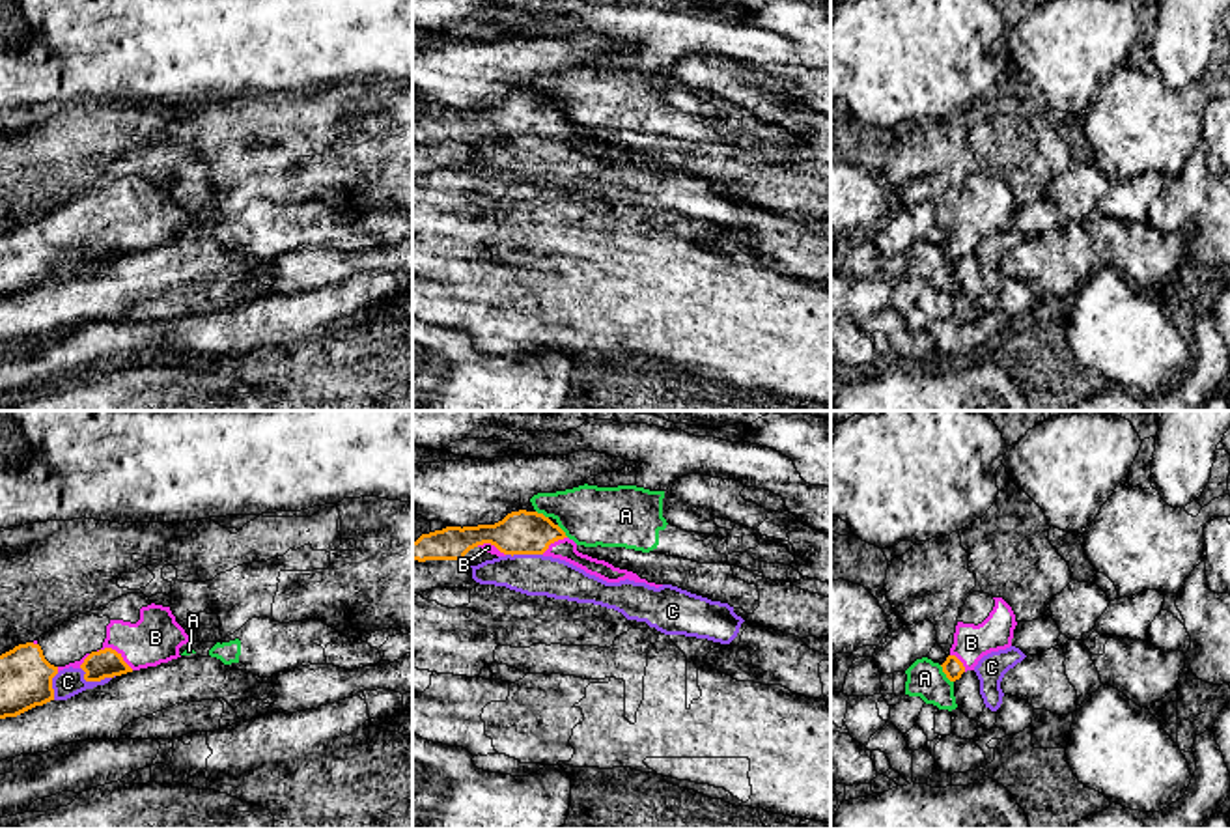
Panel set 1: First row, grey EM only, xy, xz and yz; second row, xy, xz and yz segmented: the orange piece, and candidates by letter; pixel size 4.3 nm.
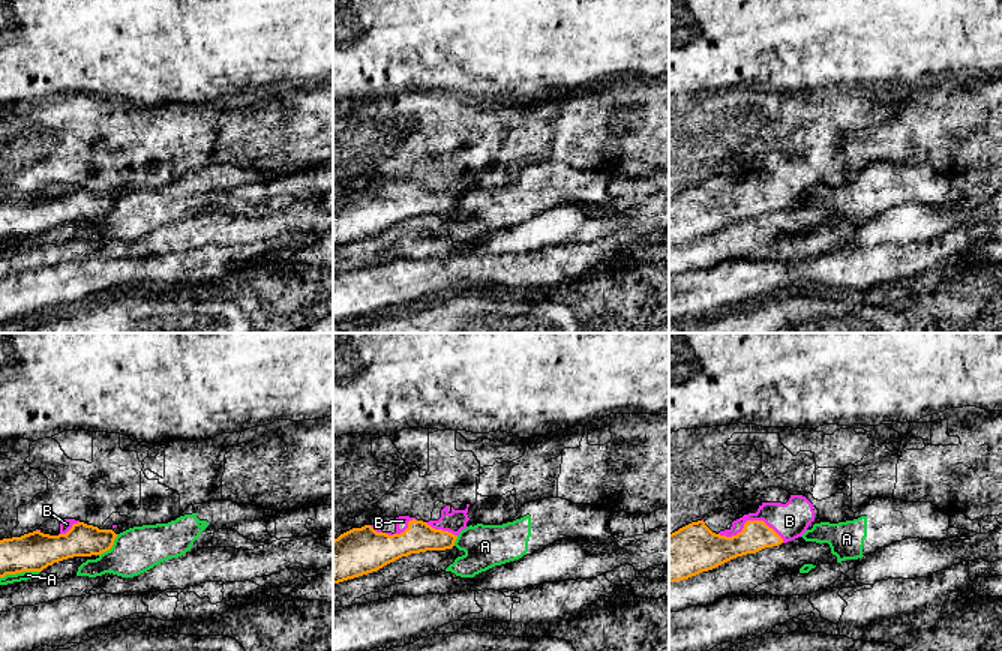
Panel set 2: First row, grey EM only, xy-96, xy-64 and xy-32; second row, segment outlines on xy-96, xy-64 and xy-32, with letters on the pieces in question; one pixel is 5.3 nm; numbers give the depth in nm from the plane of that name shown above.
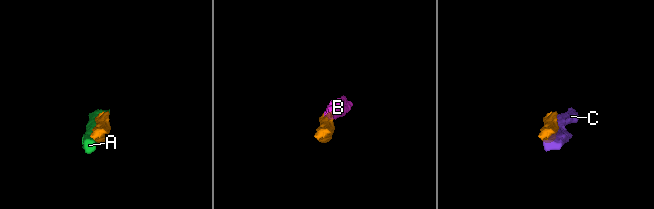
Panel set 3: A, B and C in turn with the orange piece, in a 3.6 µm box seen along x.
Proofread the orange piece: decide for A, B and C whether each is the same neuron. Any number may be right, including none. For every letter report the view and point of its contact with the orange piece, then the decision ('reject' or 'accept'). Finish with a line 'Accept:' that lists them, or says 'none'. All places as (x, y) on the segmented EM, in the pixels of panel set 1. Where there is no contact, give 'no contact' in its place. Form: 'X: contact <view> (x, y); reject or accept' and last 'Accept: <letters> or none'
A: contact yz (945, 673); reject
B: contact xy (116, 652); accept
C: contact xy (94, 680); reject
Accept: B

